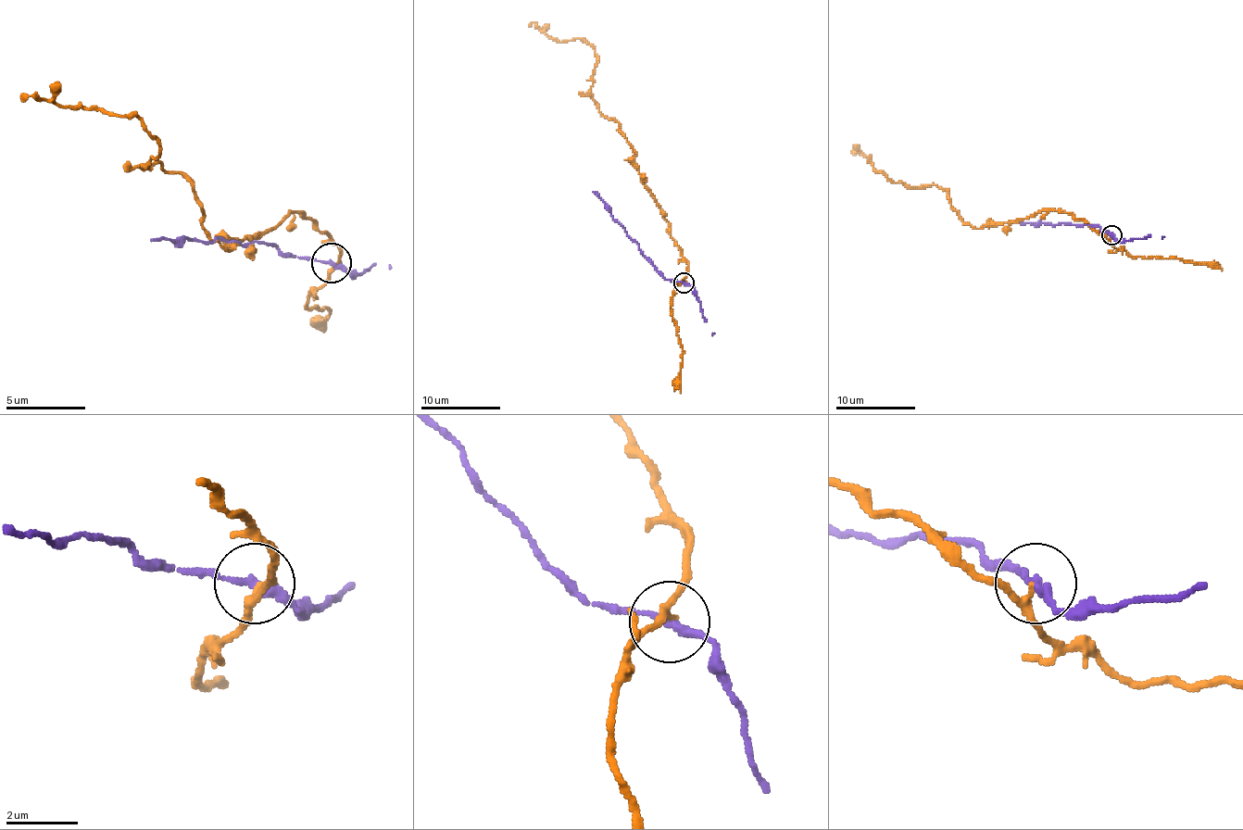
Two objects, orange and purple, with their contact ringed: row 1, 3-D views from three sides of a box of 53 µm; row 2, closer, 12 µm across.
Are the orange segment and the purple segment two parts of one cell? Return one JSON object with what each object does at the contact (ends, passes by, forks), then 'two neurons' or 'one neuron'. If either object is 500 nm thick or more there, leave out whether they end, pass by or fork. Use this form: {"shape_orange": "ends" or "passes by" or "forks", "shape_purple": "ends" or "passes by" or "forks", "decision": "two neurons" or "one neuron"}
{"shape_orange": "passes by", "shape_purple": "passes by", "decision": "two neurons"}

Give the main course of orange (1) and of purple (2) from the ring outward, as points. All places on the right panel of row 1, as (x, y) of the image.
1: (1111, 234), (1106, 238), (1064, 210), (973, 229), (948, 193), (889, 181), (872, 158), (851, 151), (855, 155)
2: (1112, 234), (1098, 226), (1060, 222), (1021, 224)

